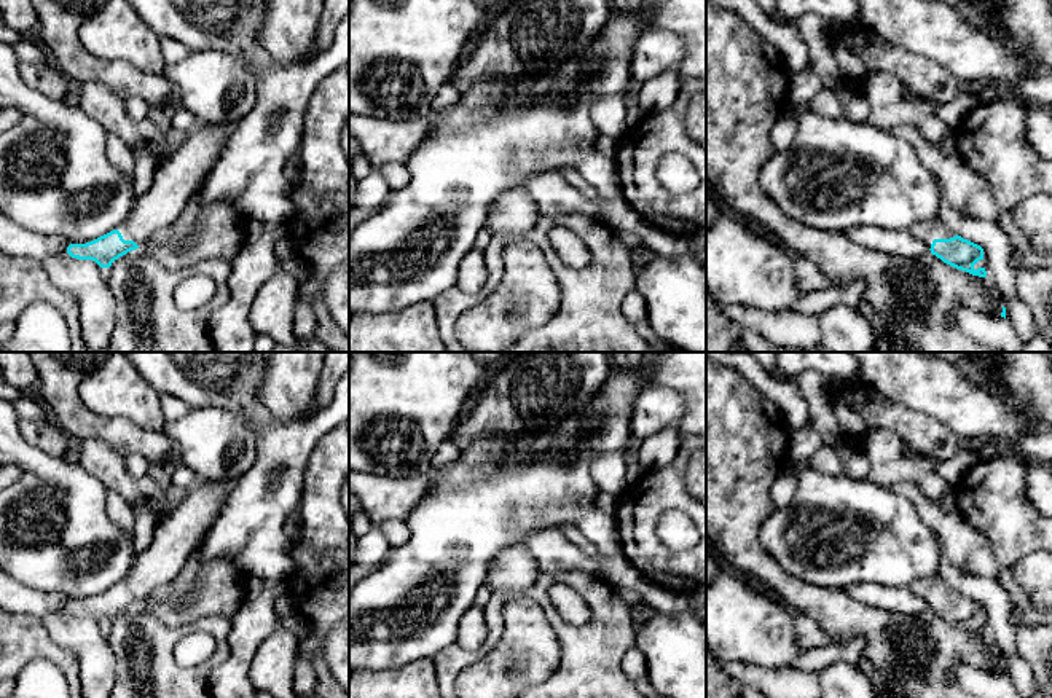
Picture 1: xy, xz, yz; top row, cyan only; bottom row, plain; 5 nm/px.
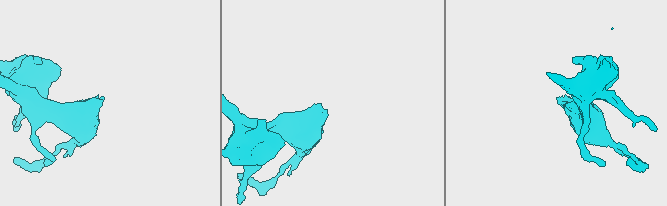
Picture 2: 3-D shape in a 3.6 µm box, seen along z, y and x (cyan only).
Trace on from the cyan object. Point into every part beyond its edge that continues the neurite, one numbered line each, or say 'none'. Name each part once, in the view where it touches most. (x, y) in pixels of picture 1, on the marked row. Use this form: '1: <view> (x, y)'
1: yz (926, 231)

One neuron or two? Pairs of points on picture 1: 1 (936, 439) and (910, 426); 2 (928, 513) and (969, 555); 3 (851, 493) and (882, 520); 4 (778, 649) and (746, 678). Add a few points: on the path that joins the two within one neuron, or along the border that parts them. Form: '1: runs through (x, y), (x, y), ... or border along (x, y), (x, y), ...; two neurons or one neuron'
1: runs through (930, 437), (917, 431); one neuron
2: runs through (939, 521), (961, 544); one neuron
3: runs through (859, 501), (874, 515); one neuron
4: border along (722, 660), (792, 671); two neurons

